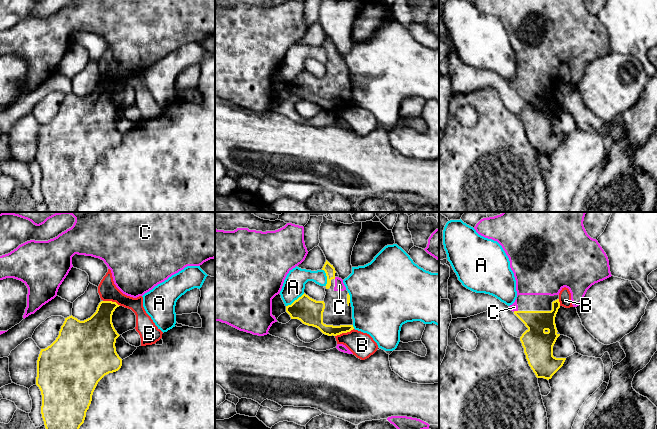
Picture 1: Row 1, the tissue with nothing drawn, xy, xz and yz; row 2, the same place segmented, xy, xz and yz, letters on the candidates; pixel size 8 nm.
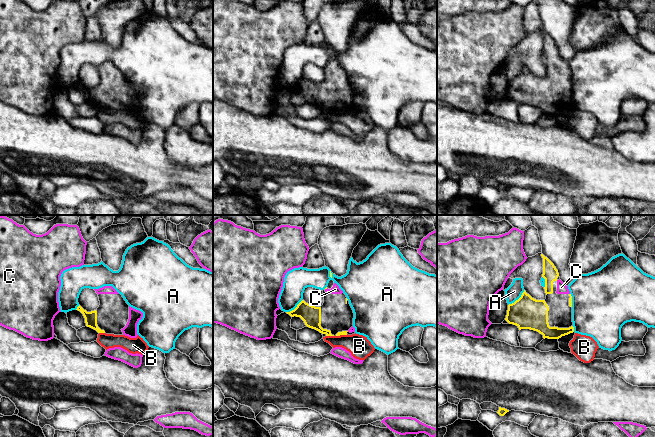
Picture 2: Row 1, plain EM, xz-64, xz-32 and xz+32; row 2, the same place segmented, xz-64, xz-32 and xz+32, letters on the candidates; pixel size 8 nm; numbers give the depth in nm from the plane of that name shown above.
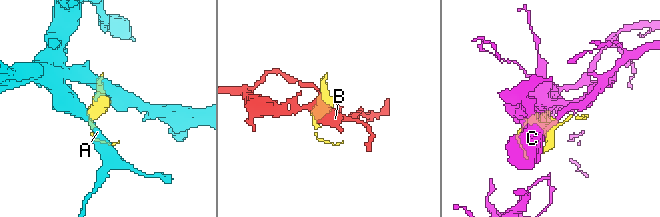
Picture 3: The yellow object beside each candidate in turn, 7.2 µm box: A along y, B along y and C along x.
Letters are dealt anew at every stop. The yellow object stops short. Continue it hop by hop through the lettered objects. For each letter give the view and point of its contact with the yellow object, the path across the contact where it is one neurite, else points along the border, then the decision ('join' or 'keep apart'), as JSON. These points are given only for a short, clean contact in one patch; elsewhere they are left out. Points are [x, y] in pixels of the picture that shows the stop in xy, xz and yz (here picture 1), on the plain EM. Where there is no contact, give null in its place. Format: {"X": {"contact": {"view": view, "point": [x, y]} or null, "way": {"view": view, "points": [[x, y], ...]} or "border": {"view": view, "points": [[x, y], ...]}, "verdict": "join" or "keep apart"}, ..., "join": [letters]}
{"A": {"contact": {"view": "xz", "point": [295, 76]}, "verdict": "keep apart"}, "B": {"contact": {"view": "xz", "point": [344, 108]}, "border": {"view": "xz", "points": [[353, 104], [335, 112]]}, "verdict": "keep apart"}, "C": {"contact": {"view": "yz", "point": [515, 87]}, "verdict": "join"}, "join": ["C"]}

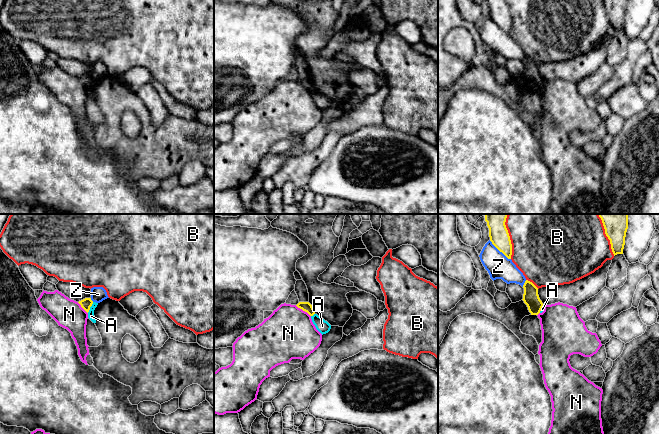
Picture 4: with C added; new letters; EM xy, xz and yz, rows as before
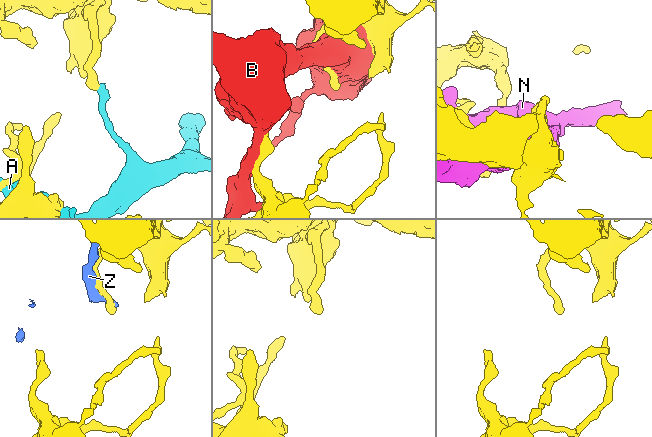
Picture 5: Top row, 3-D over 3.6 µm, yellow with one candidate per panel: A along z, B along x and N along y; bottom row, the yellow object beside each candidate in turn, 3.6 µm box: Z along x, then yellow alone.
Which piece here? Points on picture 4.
{"A": {"contact": {"view": "xy", "point": [90, 82]}, "verdict": "keep apart"}, "B": {"contact": {"view": "yz", "point": [510, 17]}, "verdict": "keep apart"}, "N": {"contact": {"view": "xz", "point": [303, 86]}, "verdict": "keep apart"}, "Z": {"contact": {"view": "yz", "point": [500, 27]}, "verdict": "keep apart"}, "join": []}

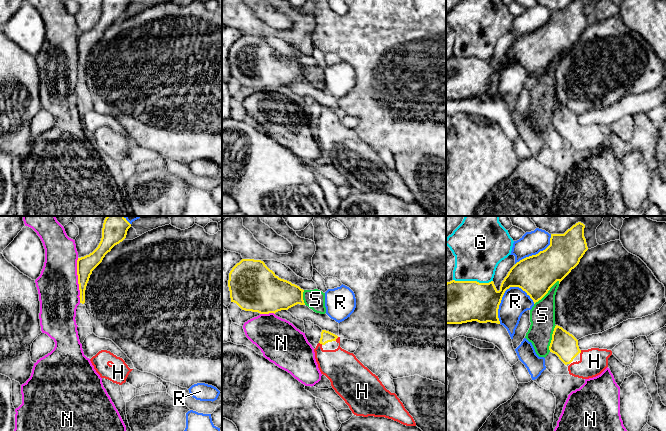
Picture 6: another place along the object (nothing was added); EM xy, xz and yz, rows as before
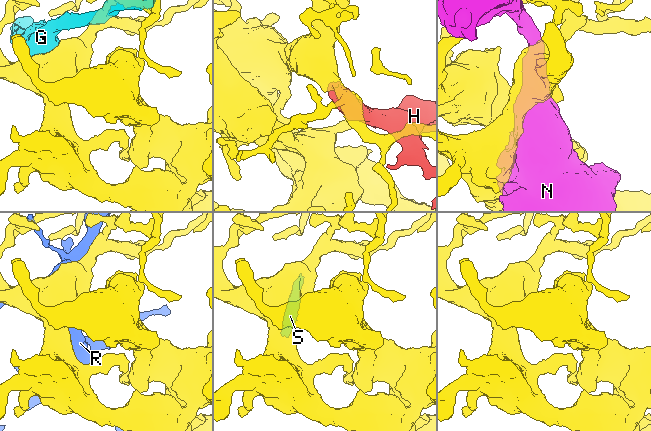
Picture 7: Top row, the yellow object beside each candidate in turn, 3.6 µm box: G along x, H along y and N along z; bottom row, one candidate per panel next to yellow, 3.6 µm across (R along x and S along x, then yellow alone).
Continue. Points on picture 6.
{"G": {"contact": {"view": "yz", "point": [473, 57]}, "verdict": "keep apart"}, "H": {"contact": {"view": "xz", "point": [336, 114]}, "way": {"view": "xz", "points": [[326, 112], [336, 114], [342, 144]]}, "verdict": "join"}, "N": {"contact": {"view": "xy", "point": [78, 56]}, "verdict": "keep apart"}, "R": {"contact": {"view": "yz", "point": [501, 75]}, "verdict": "keep apart"}, "S": {"contact": {"view": "yz", "point": [547, 68]}, "verdict": "keep apart"}, "join": ["H"]}

